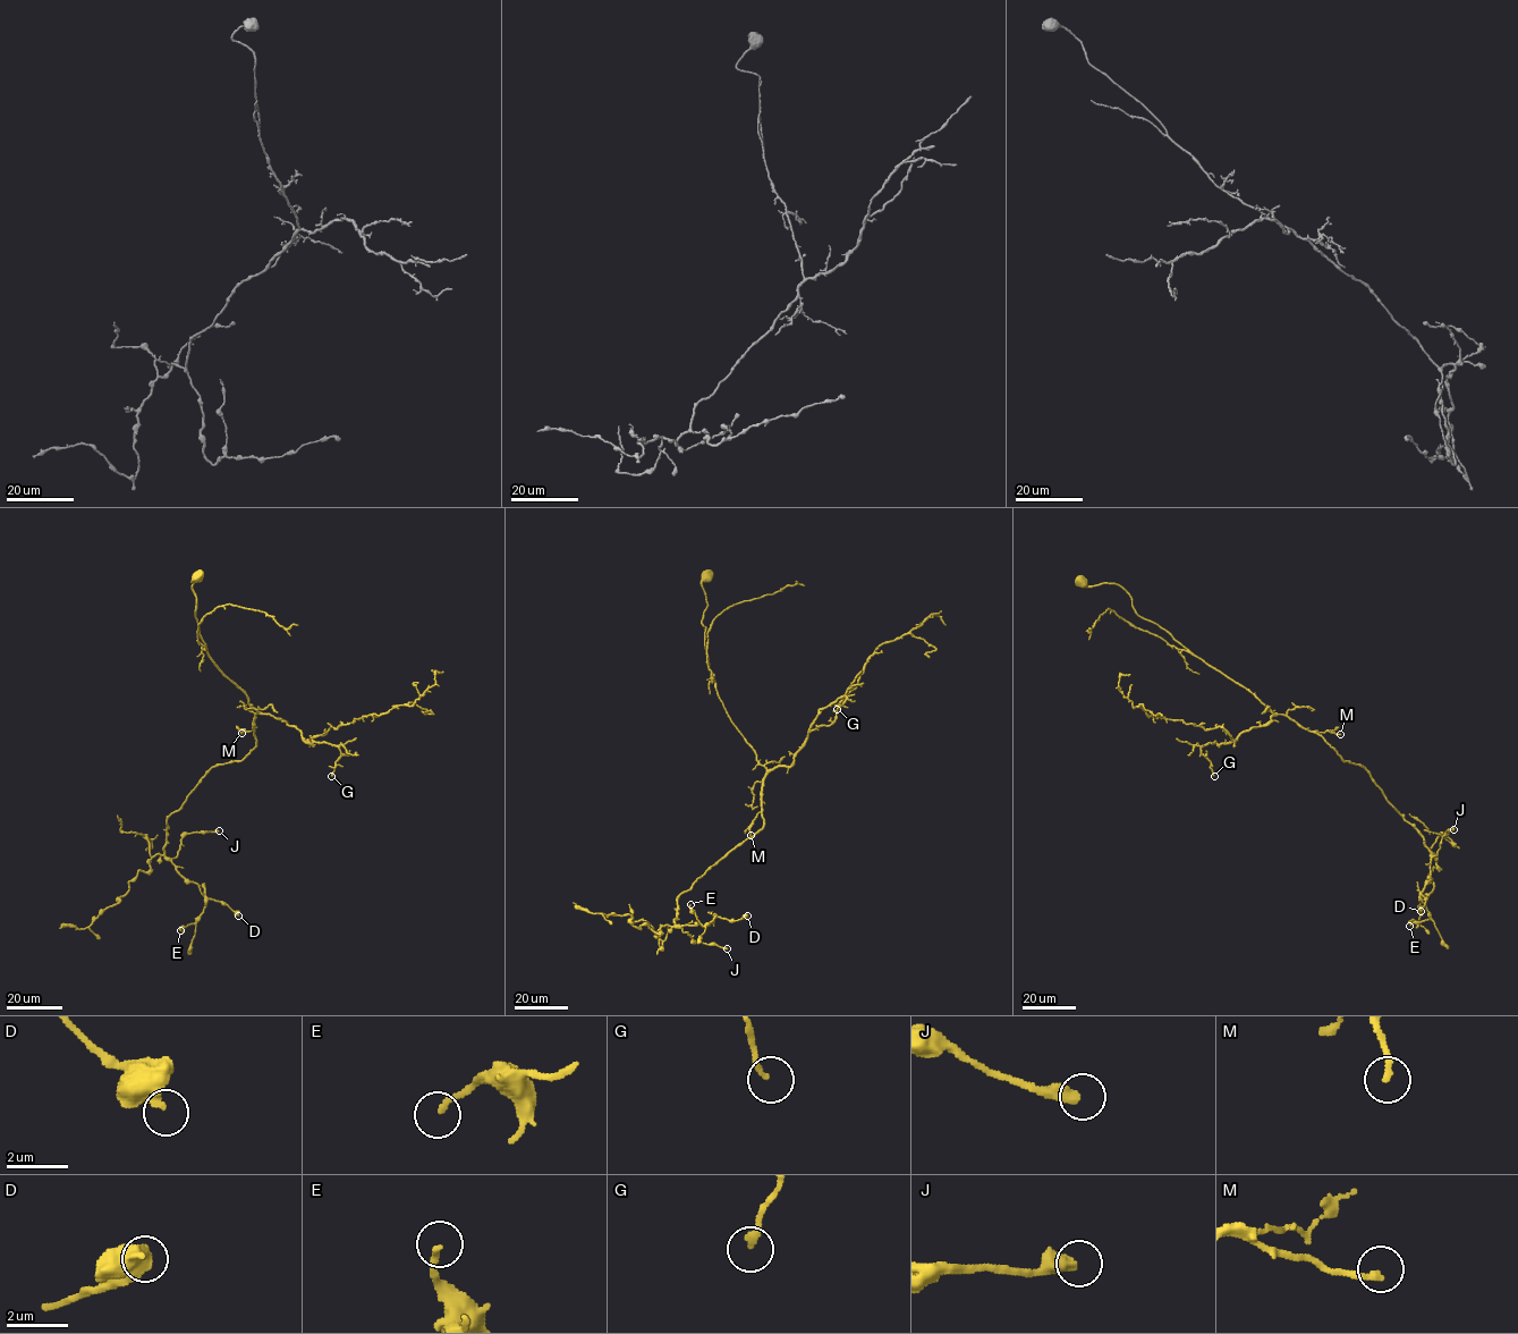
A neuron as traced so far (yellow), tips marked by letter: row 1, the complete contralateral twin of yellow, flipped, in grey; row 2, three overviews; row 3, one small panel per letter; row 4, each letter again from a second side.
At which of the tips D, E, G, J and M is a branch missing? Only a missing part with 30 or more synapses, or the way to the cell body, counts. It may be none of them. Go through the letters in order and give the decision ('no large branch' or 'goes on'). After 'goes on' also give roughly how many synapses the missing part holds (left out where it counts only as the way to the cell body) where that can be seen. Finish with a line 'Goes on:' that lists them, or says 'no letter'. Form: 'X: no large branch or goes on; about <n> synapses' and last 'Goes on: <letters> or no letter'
D: no large branch
E: no large branch
G: no large branch
J: no large branch
M: no large branch
Goes on: no letter

